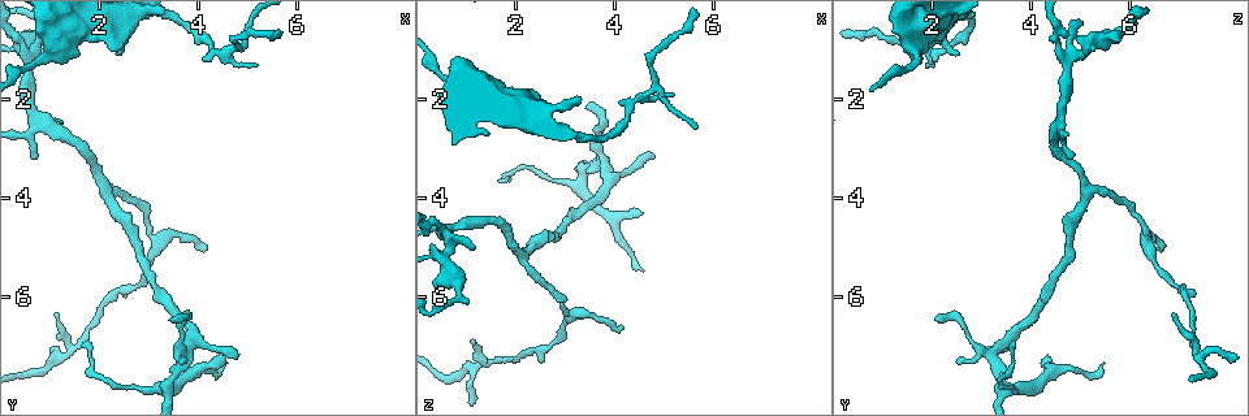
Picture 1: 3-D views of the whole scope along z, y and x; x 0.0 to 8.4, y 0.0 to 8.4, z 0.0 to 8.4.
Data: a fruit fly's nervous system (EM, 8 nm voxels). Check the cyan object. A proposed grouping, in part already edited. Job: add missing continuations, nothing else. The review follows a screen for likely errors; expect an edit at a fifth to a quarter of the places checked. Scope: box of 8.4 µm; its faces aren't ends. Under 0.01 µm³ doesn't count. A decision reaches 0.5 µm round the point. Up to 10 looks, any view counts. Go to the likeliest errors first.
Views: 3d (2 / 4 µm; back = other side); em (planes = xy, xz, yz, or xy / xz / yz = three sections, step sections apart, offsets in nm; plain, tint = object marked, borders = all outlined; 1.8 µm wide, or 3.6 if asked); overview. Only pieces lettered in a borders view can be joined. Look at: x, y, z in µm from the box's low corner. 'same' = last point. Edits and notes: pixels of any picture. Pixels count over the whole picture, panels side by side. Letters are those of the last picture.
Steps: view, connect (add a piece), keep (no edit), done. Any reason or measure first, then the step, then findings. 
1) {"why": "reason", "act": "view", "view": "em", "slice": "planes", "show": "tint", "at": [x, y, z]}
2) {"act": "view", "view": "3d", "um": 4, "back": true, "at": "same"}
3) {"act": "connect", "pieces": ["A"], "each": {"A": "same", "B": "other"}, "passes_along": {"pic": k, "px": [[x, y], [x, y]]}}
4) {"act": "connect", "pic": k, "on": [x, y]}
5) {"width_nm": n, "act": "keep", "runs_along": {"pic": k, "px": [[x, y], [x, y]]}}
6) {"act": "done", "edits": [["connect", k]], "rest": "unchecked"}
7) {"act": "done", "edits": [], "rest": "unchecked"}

{"why": "an open end", "act": "view", "view": "3d", "um": 2, "back": true, "at": [1.10, 6.30, 6.90]}

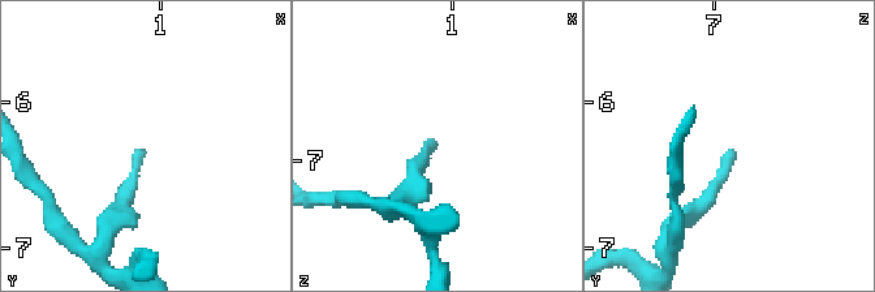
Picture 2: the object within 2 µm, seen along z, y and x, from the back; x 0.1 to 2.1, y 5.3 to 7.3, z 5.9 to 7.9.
{"act": "view", "view": "em", "slice": "xz", "step": 8, "show": "borders", "at": [1.12, 6.36, 6.84]}

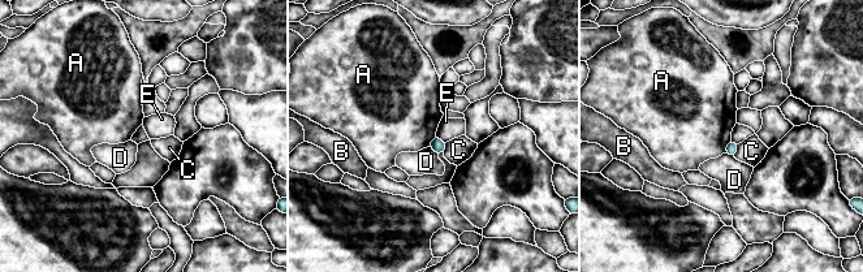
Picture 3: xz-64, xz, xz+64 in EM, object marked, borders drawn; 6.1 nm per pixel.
{"act": "keep", "each": {"A": "other", "B": "other", "C": "other", "D": "other", "E": "other"}, "border": {"pic": 3, "px": [[730, 139], [724, 152]]}, "found": "no lettered piece goes on from it"}

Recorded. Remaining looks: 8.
{"why": "tapers out", "act": "view", "view": "3d", "um": 4, "at": [4.20, 5.05, 6.60]}

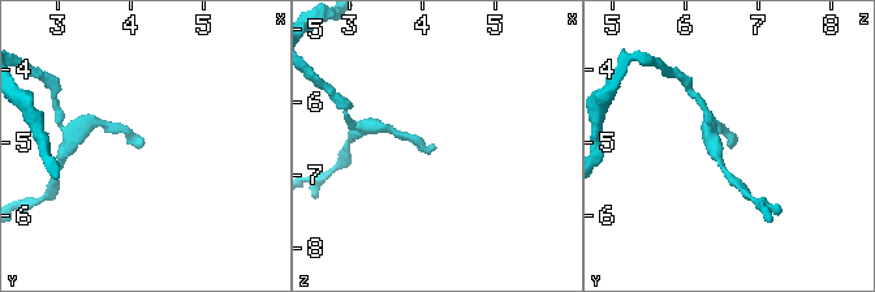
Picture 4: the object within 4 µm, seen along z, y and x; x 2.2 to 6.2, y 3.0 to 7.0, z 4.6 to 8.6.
{"why": "shape alone is not enough", "act": "view", "view": "em", "slice": "xy", "step": 16, "show": "tint", "at": [4.15, 5.00, 6.55]}

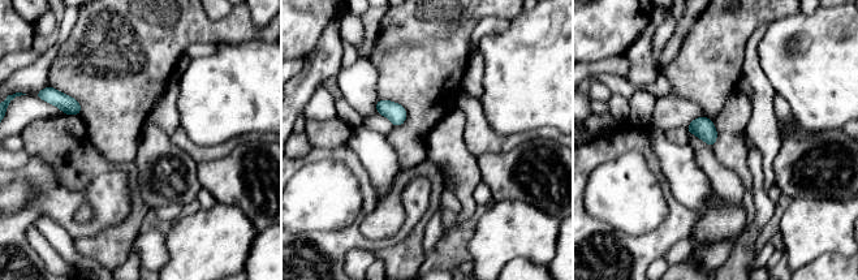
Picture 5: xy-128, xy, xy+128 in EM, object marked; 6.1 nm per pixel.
{"act": "view", "view": "em", "slice": "planes", "show": "borders", "at": "same"}

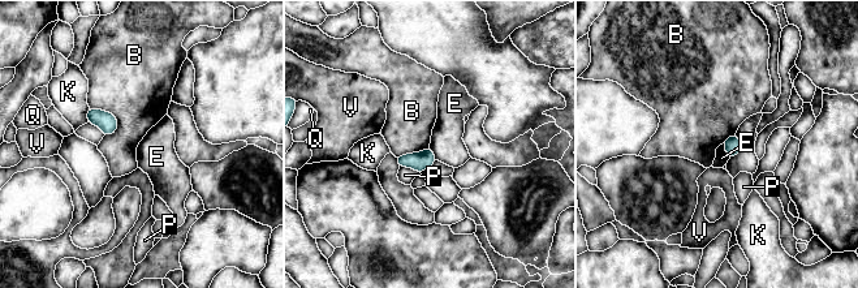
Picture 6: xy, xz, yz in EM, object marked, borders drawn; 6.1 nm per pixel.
{"act": "keep", "each": {"B": "other", "E": "other", "K": "other", "P": "other", "Q": "other", "V": "other"}, "border": {"pic": 6, "px": [[723, 144], [729, 158]]}, "found": "no lettered piece goes on from it"}

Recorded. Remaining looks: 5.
{"why": "free end", "act": "view", "view": "em", "slice": "xz", "step": 16, "show": "borders", "at": [3.45, 6.45, 2.20]}

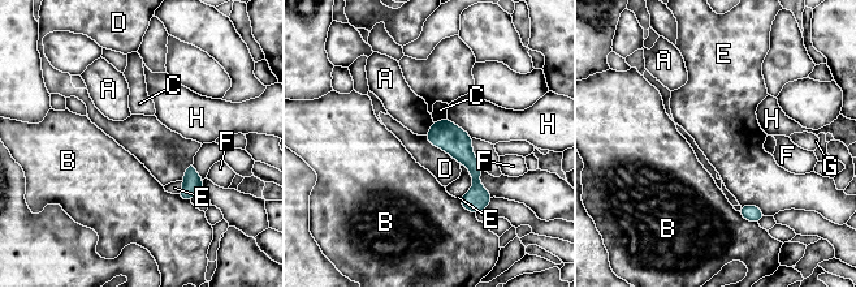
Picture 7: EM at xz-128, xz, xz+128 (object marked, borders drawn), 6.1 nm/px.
{"why": "cut it another way", "act": "view", "view": "em", "slice": "planes", "show": "borders", "at": "same"}

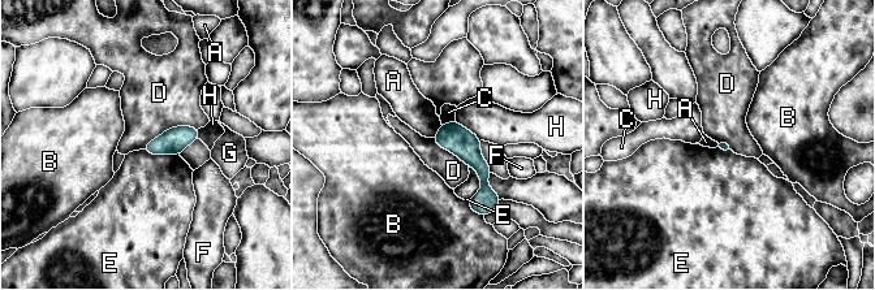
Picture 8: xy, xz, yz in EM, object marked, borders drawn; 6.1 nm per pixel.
{"act": "keep", "each": {"A": "other", "B": "other", "C": "other", "D": "other", "E": "other", "F": "other", "G": "other", "H": "other"}, "border": {"pic": 8, "px": [[197, 128], [169, 128], [143, 148]]}, "found": "none of them fits"}

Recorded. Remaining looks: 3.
{"act": "view", "view": "em", "slice": "yz", "step": 4, "show": "borders", "at": [4.50, 7.15, 4.35]}

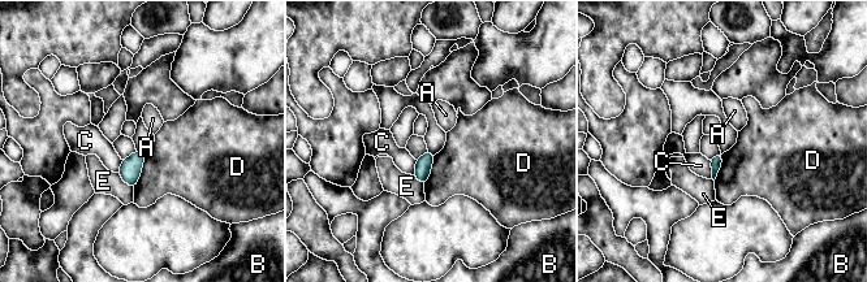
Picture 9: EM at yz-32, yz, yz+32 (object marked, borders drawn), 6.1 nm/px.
{"why": "cut it another way", "act": "view", "view": "em", "slice": "planes", "show": "borders", "at": "same"}

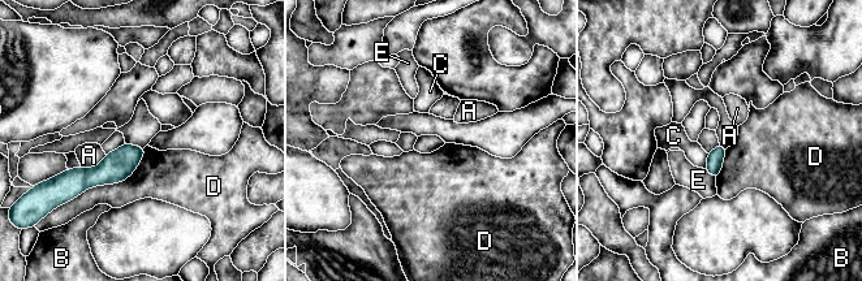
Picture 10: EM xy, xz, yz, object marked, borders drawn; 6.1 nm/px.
{"width_nm": 100, "act": "keep", "each": {"A": "other", "B": "other", "C": "other", "D": "other", "E": "other"}, "found": "none of them fits"}

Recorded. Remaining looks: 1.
{"act": "done", "edits": [], "rest": "unchecked"}

